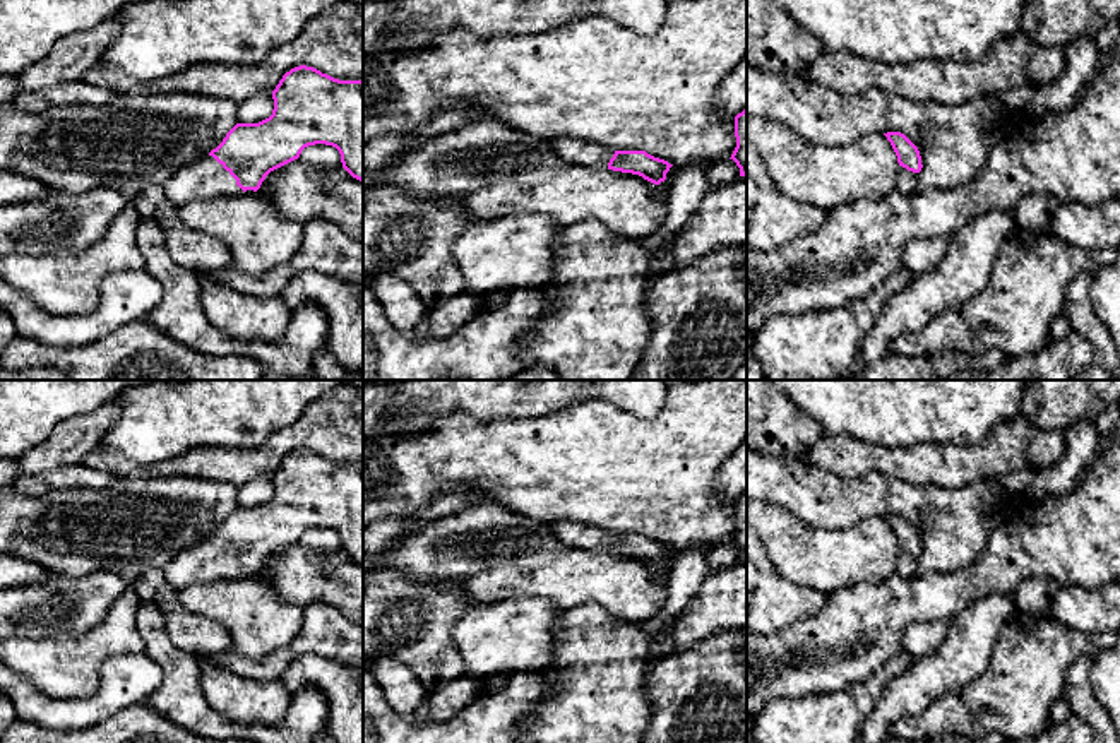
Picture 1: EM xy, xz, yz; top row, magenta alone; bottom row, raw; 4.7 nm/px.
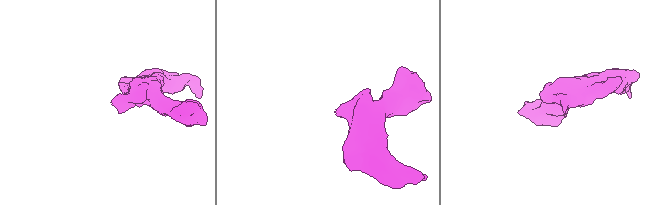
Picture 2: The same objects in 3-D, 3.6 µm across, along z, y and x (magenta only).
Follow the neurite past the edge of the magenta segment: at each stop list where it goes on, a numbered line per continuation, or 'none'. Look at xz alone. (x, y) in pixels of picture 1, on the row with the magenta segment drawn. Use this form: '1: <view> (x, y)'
1: xz (574, 151)

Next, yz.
1: yz (906, 180)

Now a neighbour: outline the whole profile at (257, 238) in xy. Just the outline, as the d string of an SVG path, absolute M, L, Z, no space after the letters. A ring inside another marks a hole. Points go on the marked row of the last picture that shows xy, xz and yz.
M253 190L195 200L173 211L185 226L223 241L231 269L253 277L283 265L303 243L303 224L279 217Z

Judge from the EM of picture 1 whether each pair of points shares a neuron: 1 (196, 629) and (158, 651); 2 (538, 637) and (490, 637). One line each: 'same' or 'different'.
1: different
2: same

